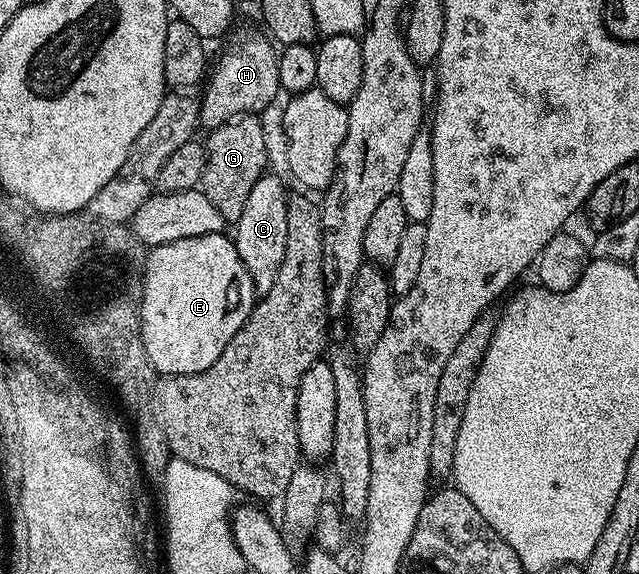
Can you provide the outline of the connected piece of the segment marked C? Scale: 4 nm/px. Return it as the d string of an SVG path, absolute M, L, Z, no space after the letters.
M266 174L259 178L259 182L255 182L255 186L251 186L251 194L247 194L247 206L243 206L243 214L239 214L239 218L235 221L237 233L232 233L231 239L233 245L239 250L239 258L243 258L243 266L247 266L247 274L251 274L251 282L255 286L258 297L264 298L271 290L271 286L275 286L275 278L279 274L279 266L283 266L283 254L287 250L287 210L289 209L290 189L285 189L285 184L277 176Z

